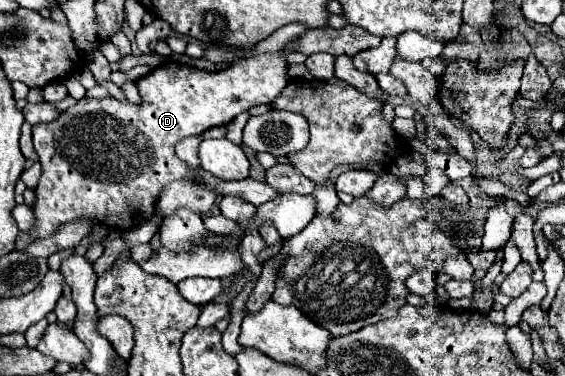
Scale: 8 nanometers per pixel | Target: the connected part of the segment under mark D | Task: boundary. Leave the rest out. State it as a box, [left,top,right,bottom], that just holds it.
[28,54,288,240]

